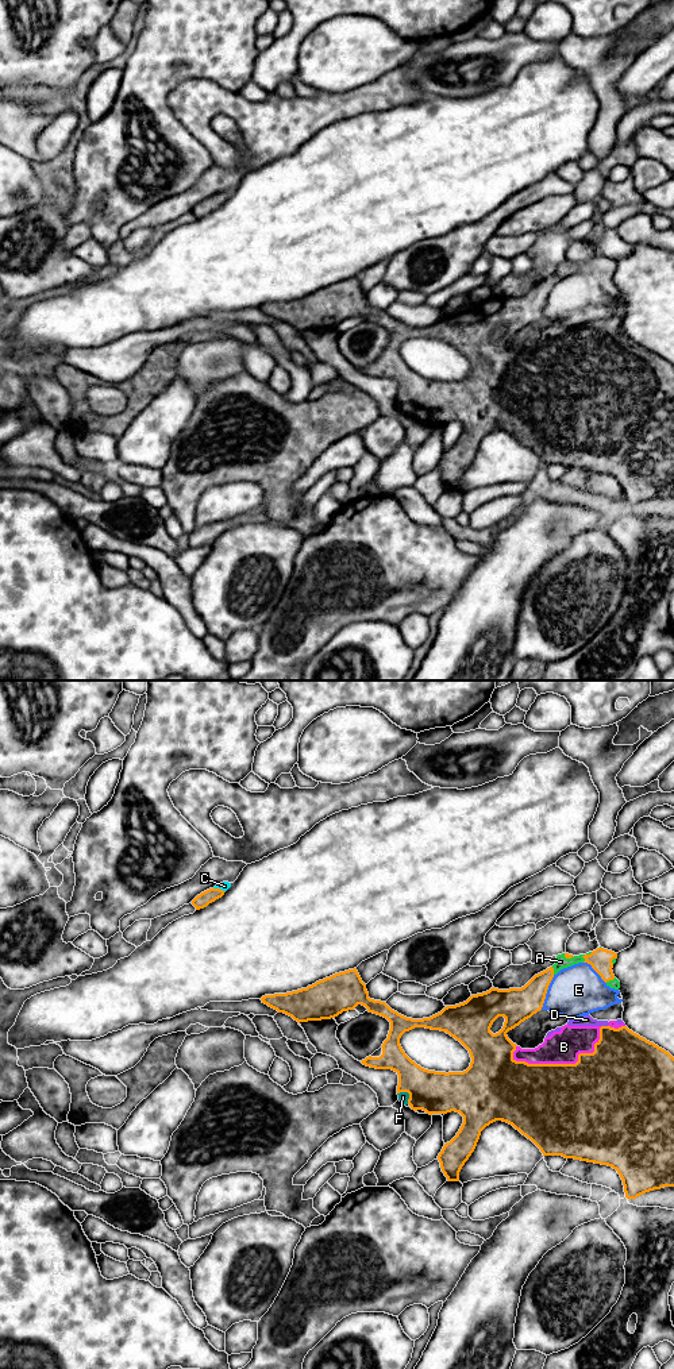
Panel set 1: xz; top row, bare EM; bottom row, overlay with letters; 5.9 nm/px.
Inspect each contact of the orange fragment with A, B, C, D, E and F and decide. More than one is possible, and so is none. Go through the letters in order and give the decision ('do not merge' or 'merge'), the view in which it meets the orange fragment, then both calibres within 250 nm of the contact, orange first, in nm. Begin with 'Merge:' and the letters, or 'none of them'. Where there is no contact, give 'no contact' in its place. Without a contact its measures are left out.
Merge: A, B, C, D, E, F
A: merge | xz | 130/70 nm
B: merge | xz | 500/200 nm
C: merge | xz | 90/60 nm
D: merge | xz | 380/60 nm
E: merge | xz | 200/300 nm
F: merge | xz | 260/60 nm

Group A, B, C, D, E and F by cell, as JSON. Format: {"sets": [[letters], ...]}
{"sets": [["A", "B", "C", "D", "E", "F"]]}

